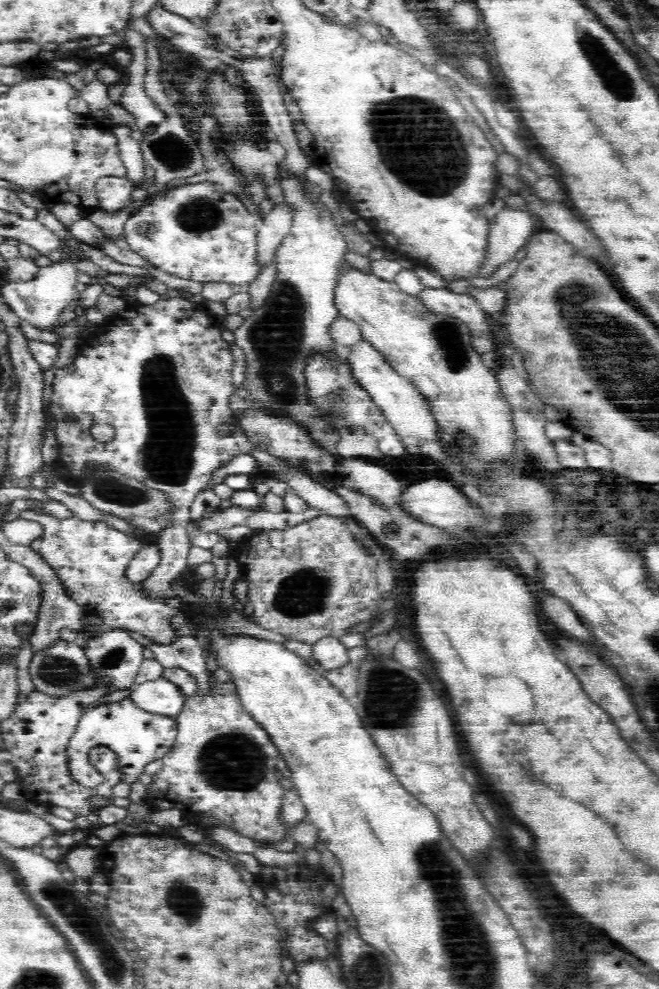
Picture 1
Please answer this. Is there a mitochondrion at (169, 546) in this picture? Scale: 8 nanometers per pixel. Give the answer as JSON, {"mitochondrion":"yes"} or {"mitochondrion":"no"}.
{"mitochondrion":"no"}

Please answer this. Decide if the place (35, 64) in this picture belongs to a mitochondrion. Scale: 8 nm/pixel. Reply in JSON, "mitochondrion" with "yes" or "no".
{"mitochondrion":"no"}

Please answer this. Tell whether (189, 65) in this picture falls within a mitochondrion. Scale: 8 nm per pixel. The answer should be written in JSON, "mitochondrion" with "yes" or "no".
{"mitochondrion":"no"}

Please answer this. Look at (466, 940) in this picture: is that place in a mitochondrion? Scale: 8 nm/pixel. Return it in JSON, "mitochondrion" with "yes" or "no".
{"mitochondrion":"yes"}

